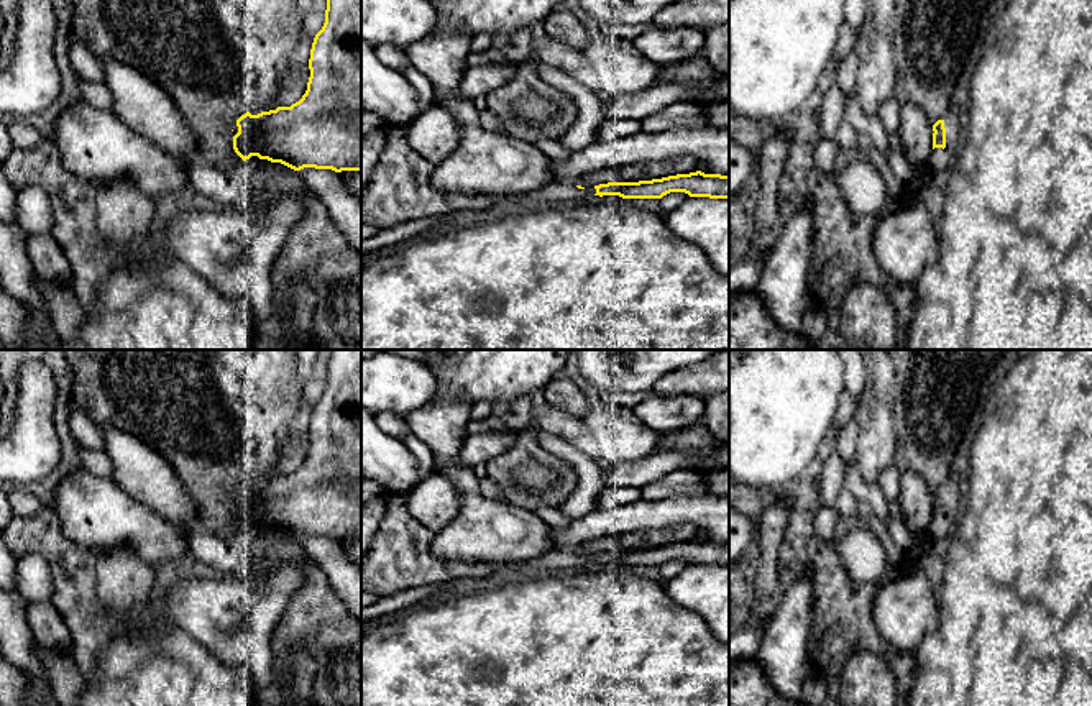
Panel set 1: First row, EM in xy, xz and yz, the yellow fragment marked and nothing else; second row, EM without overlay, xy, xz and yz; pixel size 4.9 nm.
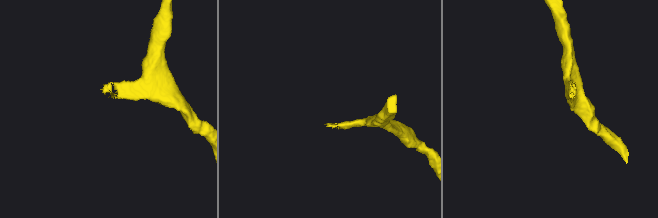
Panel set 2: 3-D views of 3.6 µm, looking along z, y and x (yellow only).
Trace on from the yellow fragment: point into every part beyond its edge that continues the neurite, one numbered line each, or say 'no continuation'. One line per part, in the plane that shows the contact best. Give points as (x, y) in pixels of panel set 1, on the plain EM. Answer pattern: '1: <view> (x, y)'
1: yz (940, 527)

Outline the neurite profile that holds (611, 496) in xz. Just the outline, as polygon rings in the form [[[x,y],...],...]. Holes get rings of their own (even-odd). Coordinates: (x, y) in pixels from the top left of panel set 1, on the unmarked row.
[[[606,486],[596,499],[598,507],[617,507],[621,504],[632,504],[640,501],[640,488],[629,486]]]

